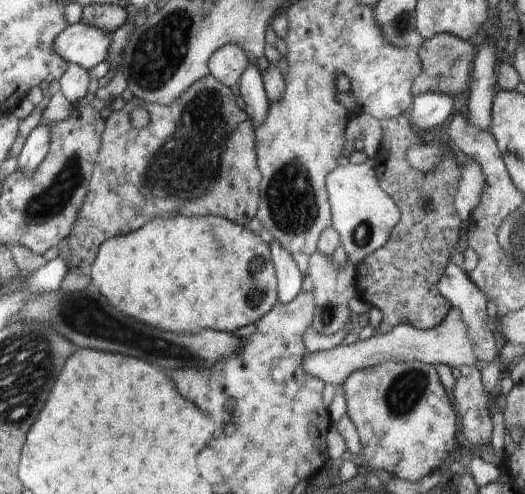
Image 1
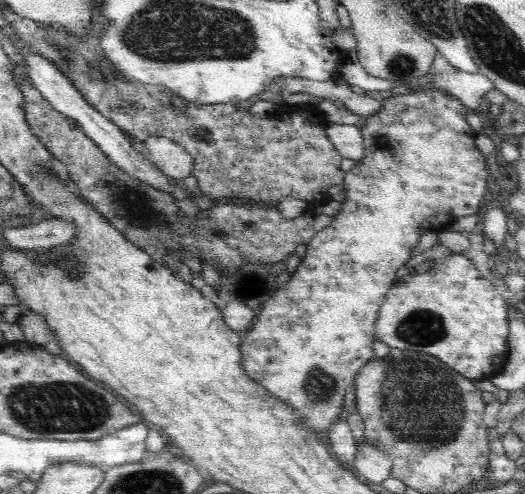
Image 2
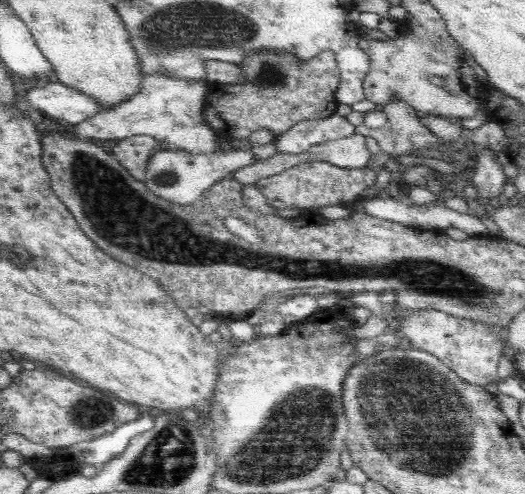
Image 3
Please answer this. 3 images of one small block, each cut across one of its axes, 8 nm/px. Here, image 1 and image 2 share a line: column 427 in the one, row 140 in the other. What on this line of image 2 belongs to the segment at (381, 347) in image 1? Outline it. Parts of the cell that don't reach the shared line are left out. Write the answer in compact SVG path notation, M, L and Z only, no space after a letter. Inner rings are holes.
M329 123L325 129L333 147L345 159L360 160L363 157L363 136L356 125Z

